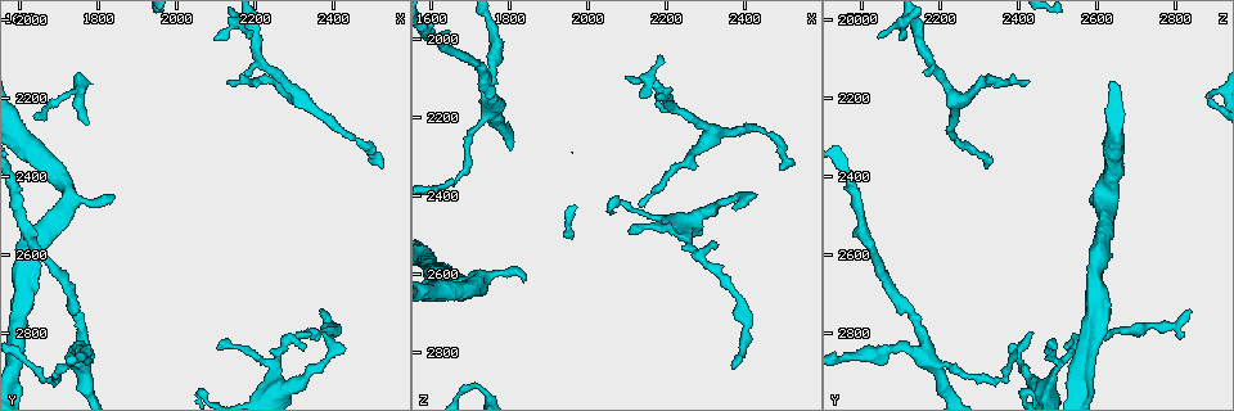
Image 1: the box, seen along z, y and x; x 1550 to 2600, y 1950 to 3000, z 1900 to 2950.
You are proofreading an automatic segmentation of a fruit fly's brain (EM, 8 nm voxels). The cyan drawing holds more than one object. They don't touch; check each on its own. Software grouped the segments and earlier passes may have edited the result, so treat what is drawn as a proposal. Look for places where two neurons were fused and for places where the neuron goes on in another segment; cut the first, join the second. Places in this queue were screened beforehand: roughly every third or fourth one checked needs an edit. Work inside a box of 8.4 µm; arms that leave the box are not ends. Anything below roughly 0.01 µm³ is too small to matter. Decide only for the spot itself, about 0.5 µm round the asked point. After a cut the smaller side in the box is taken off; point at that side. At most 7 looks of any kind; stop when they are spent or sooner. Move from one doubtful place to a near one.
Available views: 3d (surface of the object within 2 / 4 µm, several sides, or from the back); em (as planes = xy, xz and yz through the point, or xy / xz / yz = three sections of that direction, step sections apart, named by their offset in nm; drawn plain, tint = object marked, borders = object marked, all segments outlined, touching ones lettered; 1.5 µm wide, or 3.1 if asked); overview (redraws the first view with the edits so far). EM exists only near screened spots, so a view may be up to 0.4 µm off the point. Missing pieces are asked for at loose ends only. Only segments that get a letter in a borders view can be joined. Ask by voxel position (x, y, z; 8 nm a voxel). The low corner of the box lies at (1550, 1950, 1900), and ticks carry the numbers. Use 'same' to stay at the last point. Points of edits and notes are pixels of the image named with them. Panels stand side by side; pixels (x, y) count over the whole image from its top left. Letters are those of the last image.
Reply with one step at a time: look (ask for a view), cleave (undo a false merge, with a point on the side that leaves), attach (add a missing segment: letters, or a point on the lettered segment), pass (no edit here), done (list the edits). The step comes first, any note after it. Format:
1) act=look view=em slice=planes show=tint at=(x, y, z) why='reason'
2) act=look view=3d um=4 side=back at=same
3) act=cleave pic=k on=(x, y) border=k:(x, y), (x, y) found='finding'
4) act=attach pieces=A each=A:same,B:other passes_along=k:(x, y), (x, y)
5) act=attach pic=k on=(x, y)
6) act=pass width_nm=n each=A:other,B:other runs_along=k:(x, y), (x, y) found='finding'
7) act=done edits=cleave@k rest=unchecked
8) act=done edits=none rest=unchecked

act=look view=3d um=2 at=(2190, 2055, 2035) why='branch stops here'

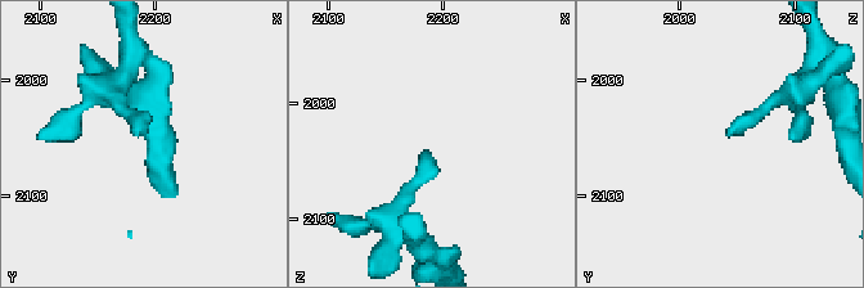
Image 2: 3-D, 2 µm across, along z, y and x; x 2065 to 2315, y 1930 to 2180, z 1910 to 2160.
act=look view=em slice=xy step=8 show=borders at=(2180, 2048, 2038)

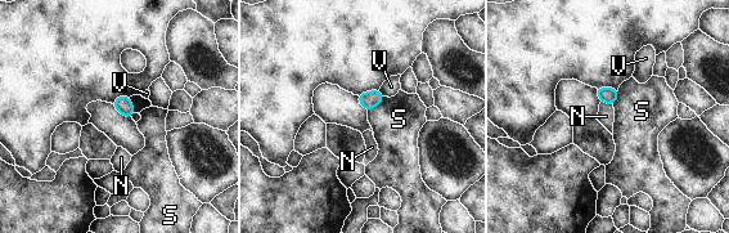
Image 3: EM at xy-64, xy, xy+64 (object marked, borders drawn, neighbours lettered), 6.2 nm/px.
act=look view=em slice=planes show=borders at=same

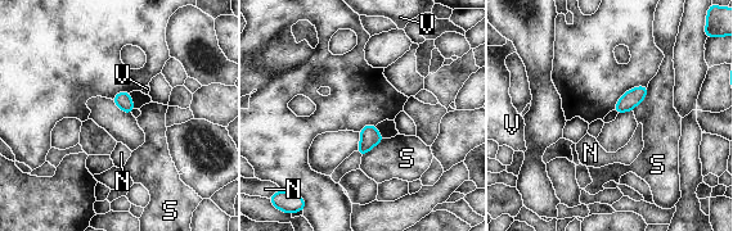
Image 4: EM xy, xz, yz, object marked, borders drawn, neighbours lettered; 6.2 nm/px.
act=pass each=N:other,S:other,V:other border=4:(648, 86), (647, 95), (633, 111) found='no lettered segment goes on from it'

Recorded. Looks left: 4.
act=look view=em slice=planes show=borders at=(1830, 2460, 2615) why='free end'

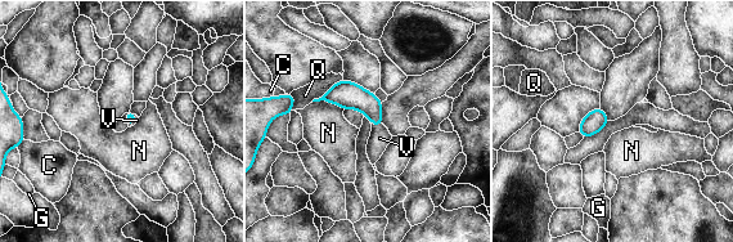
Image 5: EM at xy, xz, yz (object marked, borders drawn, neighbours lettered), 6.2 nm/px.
act=attach pieces=V each=C:other,G:other,N:other,Q:other,V:same passes_along=5:(349, 95), (374, 126), (380, 138) found='the neuron continues'

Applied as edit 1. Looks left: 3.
act=look view=3d um=4 side=back at=(2125, 2160, 2425) why='an open end'

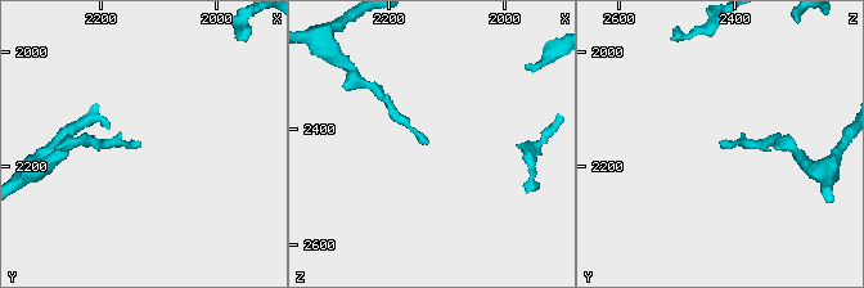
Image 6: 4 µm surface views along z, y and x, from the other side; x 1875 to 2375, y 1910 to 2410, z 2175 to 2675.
act=look view=em slice=xz step=8 show=borders at=(2130, 2155, 2425) why='now the EM'

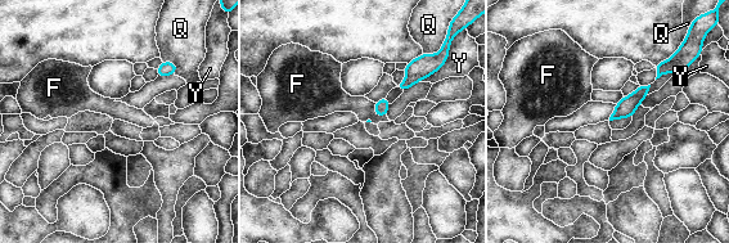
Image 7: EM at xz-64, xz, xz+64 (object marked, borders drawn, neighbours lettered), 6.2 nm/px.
act=look view=em slice=xy step=4 show=borders at=same

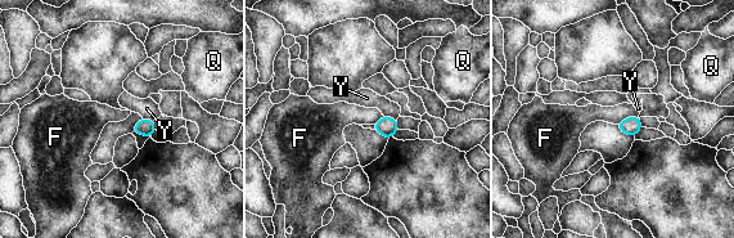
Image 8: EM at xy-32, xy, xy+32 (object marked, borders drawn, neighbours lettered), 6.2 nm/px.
act=pass width_nm=110 each=F:other,Q:other,Y:other border=8:(638, 115), (629, 116), (616, 124) found='none of them fits'

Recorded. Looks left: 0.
act=done edits=attach@5 rest=unchecked

